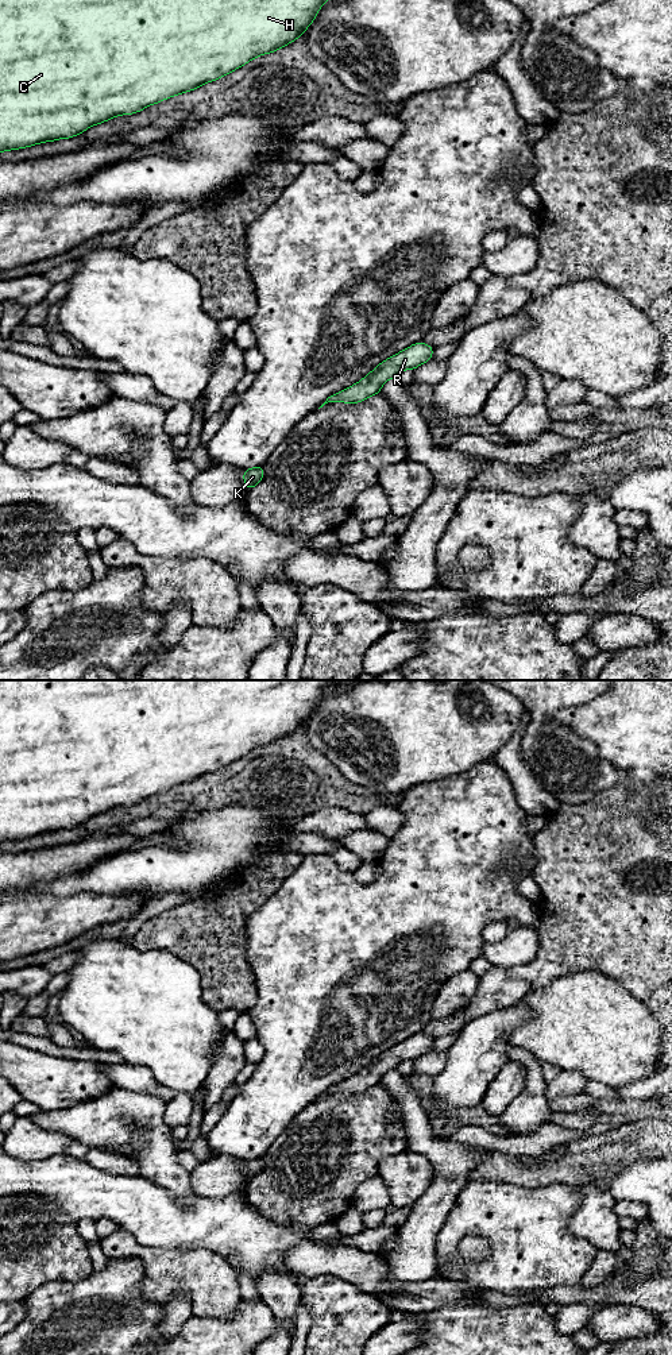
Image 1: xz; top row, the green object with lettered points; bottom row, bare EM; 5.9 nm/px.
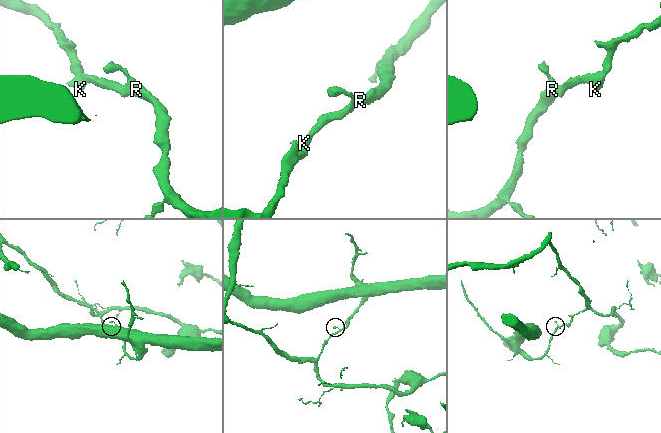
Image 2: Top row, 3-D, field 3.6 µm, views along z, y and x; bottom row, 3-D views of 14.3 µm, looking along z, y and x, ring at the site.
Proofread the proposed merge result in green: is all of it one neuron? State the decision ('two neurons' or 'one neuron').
two neurons

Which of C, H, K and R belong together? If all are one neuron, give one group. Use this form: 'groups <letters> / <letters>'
groups C H R / K

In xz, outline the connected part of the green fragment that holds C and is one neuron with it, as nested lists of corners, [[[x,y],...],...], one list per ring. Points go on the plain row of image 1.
[[[0,680],[0,844],[24,839],[57,830],[69,830],[82,825],[92,817],[108,812],[120,806],[134,806],[143,802],[148,796],[158,795],[169,788],[192,783],[198,777],[216,772],[228,764],[242,758],[247,753],[263,745],[271,745],[278,740],[287,737],[304,726],[306,719],[316,710],[321,696],[329,690],[339,690],[364,680]]]

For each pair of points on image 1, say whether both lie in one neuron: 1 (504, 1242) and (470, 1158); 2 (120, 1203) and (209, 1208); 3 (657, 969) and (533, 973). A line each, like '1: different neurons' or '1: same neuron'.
1: different neurons
2: same neuron
3: same neuron

